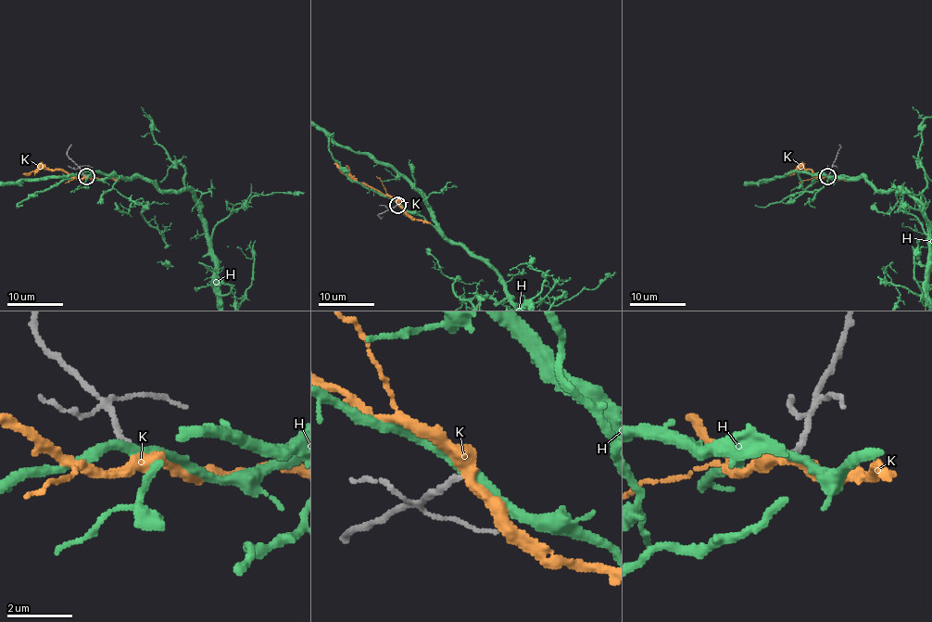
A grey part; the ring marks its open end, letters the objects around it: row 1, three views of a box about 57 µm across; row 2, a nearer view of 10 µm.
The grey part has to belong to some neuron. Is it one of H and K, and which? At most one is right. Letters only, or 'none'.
K

